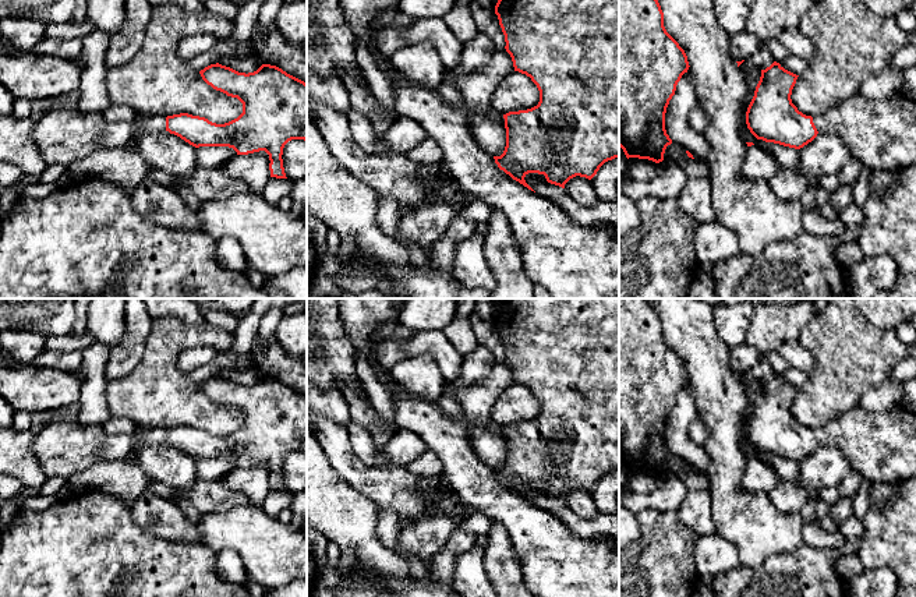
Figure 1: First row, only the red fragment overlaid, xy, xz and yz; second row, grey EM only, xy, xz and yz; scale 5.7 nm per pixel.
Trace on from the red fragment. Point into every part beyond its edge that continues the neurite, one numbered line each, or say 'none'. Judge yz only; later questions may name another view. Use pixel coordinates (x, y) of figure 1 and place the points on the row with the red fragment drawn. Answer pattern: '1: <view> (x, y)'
1: yz (881, 133)

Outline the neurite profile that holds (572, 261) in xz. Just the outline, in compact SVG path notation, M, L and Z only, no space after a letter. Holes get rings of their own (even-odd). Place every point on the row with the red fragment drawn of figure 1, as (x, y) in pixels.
M393 64L390 70L396 113L415 120L439 144L442 167L455 187L507 218L531 282L547 289L552 298L619 298L619 236L613 232L615 226L594 227L573 222L554 201L498 167L494 156L477 144L467 112L443 102L436 88L424 88L407 80Z

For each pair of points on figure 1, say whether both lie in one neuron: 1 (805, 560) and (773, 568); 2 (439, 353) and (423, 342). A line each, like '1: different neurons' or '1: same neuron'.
1: same neuron
2: same neuron

